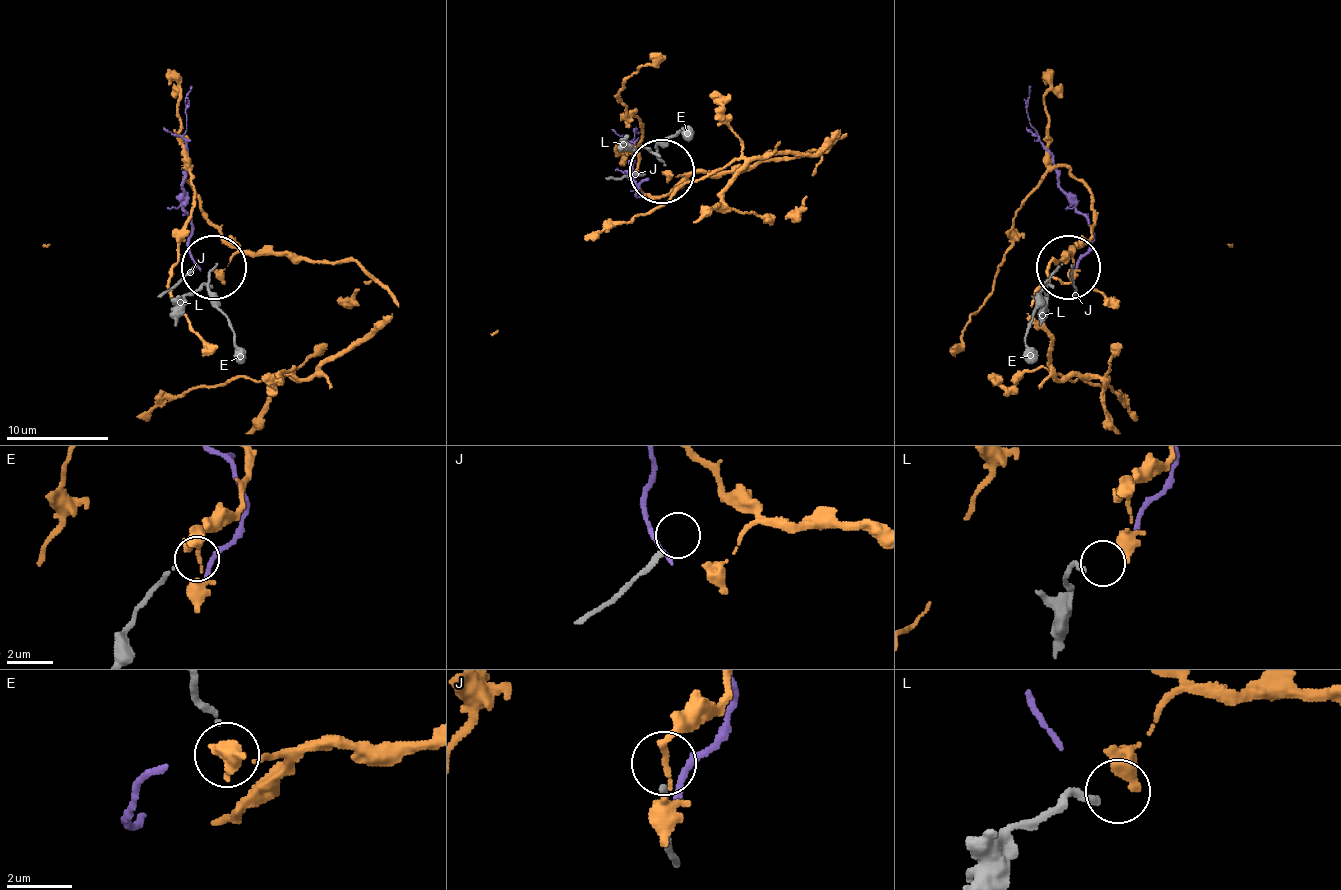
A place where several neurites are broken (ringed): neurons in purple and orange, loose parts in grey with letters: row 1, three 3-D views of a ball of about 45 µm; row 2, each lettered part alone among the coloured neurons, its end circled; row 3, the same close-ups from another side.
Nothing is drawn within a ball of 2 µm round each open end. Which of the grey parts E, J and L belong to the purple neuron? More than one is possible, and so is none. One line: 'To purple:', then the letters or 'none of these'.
To purple: none of these

